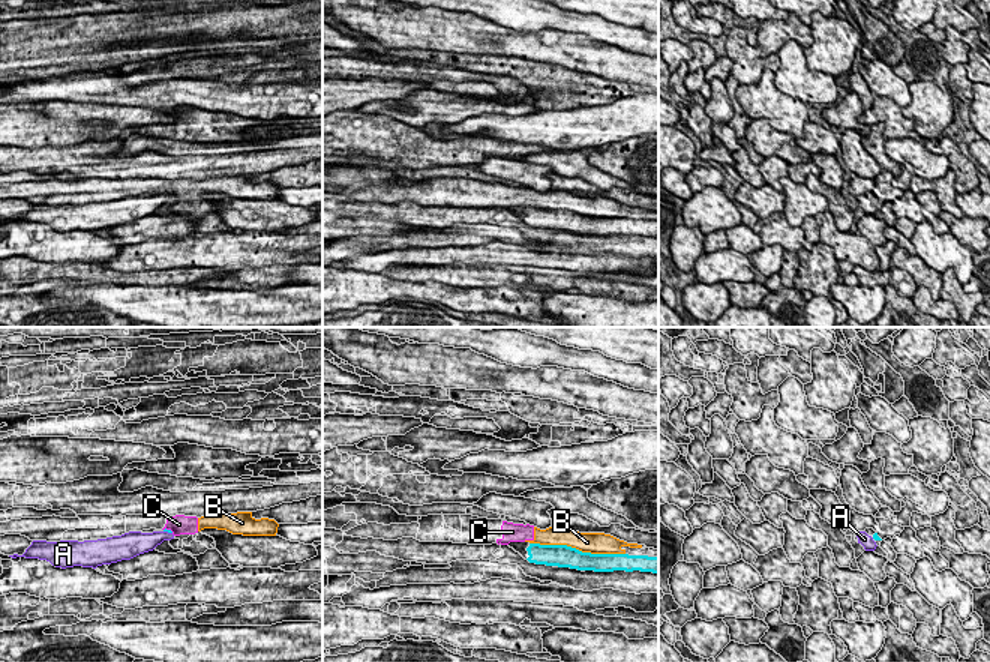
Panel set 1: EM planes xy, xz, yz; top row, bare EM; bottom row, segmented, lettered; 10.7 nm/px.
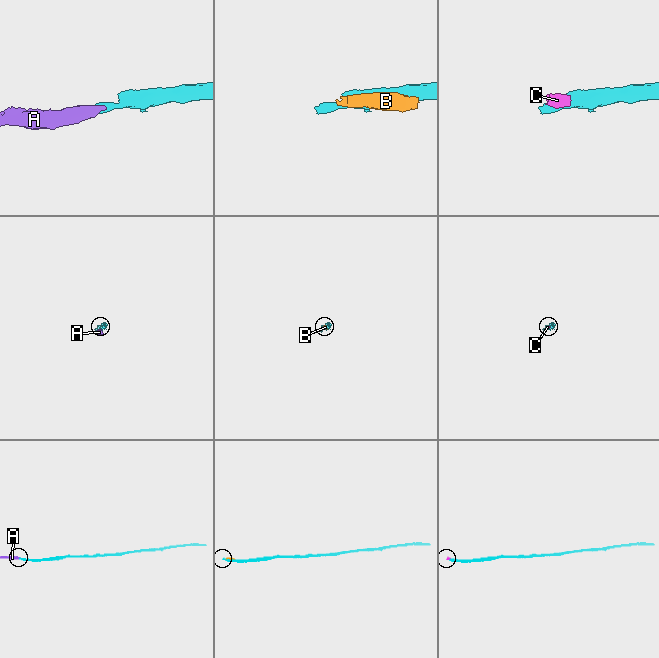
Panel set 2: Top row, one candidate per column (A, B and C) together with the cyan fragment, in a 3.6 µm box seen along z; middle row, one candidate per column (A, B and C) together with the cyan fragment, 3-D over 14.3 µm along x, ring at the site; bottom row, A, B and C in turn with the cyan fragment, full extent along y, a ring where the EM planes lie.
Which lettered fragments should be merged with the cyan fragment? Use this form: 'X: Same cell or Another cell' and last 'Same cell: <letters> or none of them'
A: Same cell
B: Another cell
C: Another cell
Same cell: A

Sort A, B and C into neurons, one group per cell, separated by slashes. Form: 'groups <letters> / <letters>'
groups A / B C

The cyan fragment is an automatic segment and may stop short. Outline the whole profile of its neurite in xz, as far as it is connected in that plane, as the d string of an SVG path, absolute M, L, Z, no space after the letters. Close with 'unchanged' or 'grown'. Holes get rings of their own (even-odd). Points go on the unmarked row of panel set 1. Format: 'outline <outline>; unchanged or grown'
outline M510 206L508 210L519 216L525 224L536 228L594 236L640 234L658 237L658 221L591 218L567 209L540 209L530 206Z; grown

